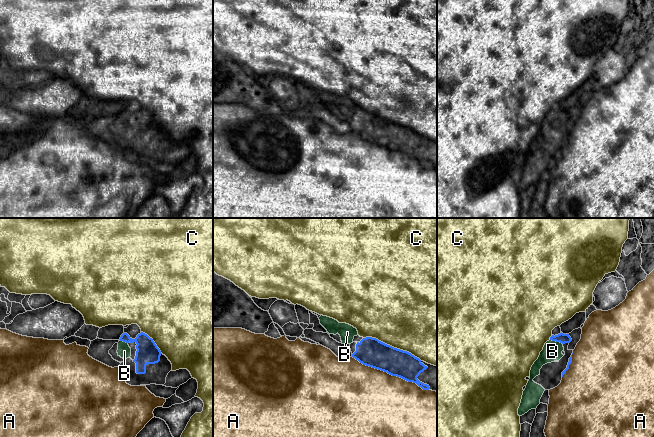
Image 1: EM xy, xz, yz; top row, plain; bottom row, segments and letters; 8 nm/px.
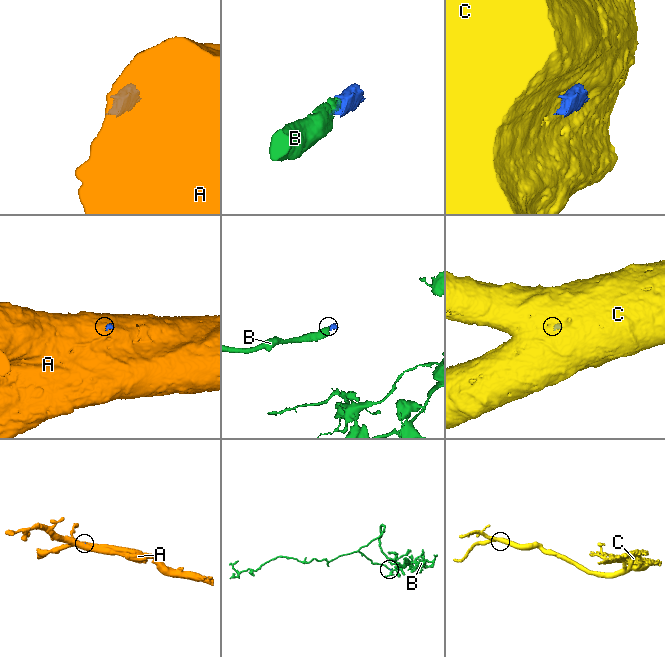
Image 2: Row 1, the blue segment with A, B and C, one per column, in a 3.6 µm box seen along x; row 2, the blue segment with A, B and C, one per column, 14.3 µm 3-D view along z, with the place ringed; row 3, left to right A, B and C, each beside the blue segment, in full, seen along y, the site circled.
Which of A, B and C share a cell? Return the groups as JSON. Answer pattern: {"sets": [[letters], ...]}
{"sets": [["A"], ["B"], ["C"]]}

